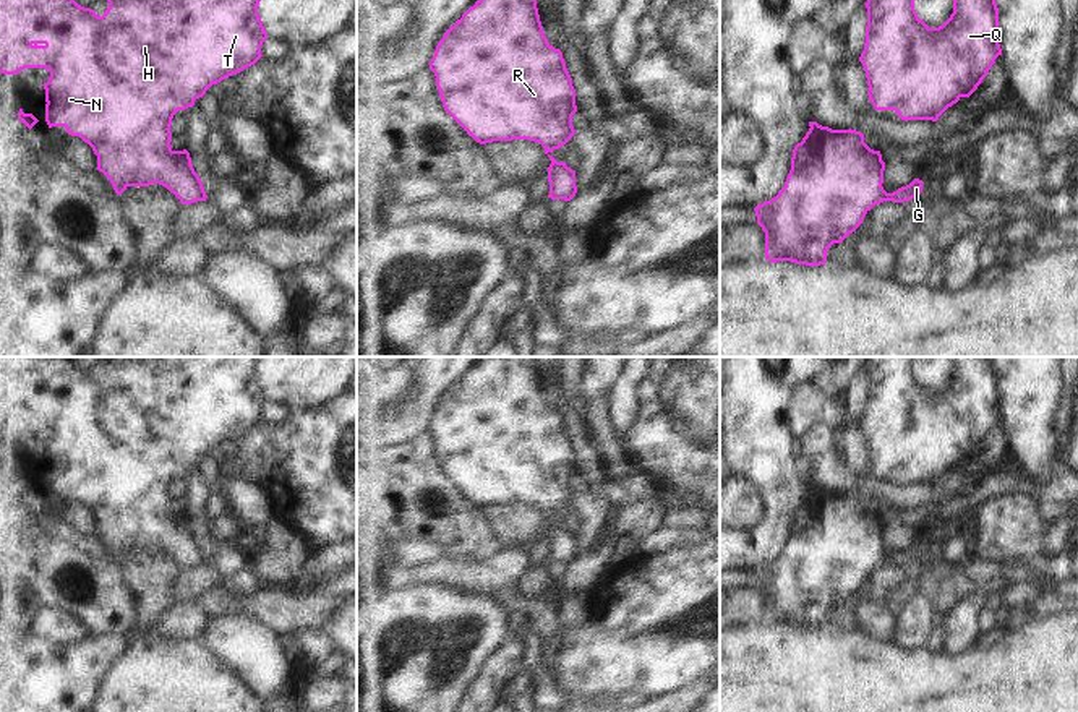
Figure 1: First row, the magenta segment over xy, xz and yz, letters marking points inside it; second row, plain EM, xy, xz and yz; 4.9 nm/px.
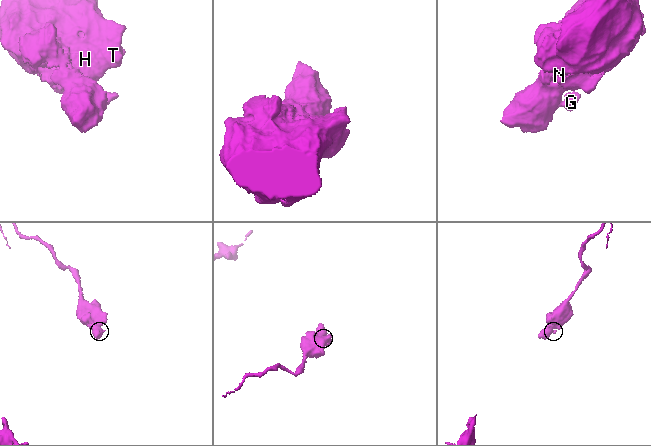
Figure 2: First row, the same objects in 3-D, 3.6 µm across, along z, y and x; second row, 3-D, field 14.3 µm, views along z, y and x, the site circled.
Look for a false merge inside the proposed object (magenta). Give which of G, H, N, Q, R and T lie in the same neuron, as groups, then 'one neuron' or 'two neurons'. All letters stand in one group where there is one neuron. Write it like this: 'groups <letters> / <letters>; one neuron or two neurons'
groups G H N Q R T; one neuron

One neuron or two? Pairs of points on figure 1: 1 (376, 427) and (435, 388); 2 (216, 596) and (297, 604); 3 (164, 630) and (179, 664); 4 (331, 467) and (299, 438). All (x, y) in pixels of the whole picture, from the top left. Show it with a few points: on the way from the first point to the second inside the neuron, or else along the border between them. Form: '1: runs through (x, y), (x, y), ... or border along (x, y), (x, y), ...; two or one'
1: runs through (391, 424), (399, 424), (420, 403); one
2: runs through (235, 602), (278, 604); one
3: border along (153, 634), (175, 639), (201, 639); two
4: runs through (323, 463), (307, 446); one

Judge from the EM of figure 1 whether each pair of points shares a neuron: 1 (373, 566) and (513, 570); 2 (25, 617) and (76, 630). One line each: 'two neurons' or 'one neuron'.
1: one neuron
2: one neuron

